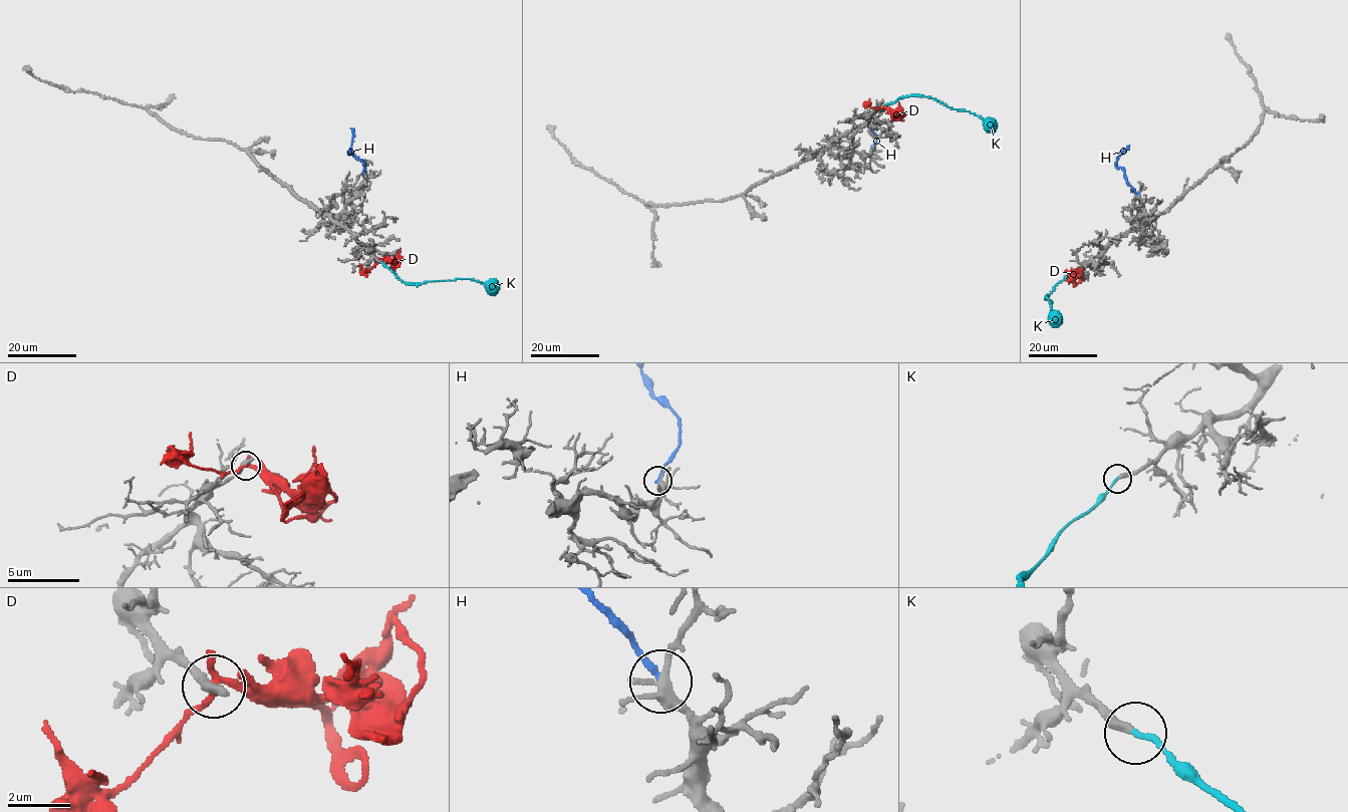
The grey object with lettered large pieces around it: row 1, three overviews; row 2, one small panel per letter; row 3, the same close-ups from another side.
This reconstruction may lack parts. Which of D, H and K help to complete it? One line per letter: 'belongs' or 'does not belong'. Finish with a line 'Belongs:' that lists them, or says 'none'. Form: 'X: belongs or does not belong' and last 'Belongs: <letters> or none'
D: does not belong
H: does not belong
K: belongs
Belongs: K

